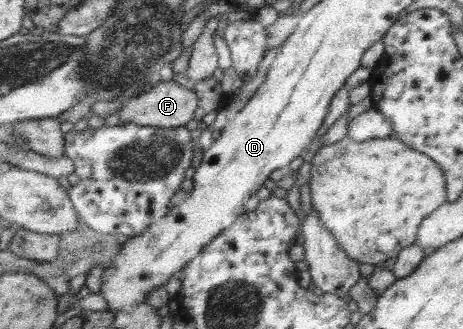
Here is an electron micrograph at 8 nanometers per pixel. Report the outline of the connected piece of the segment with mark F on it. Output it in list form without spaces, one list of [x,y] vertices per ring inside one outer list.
[[[173,80],[157,83],[151,91],[142,93],[141,96],[130,99],[117,114],[120,122],[133,122],[137,125],[155,126],[161,128],[178,128],[187,125],[195,117],[199,109],[200,99],[196,90],[181,86]]]

